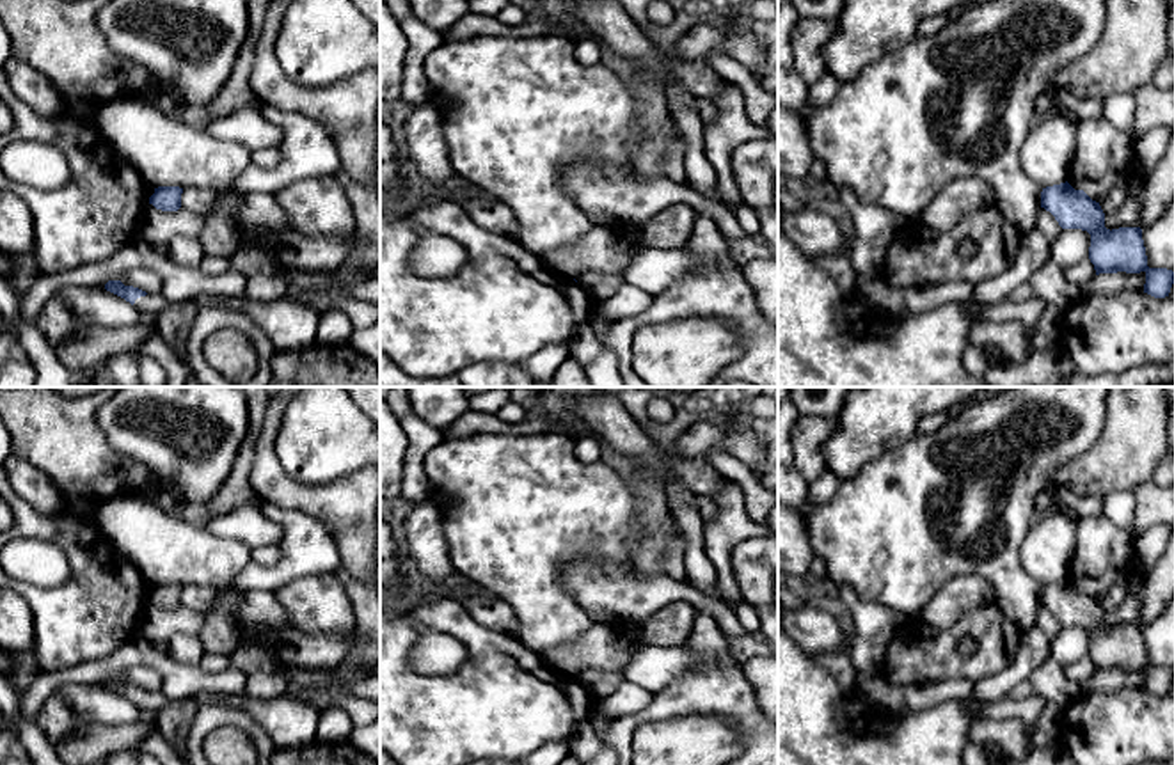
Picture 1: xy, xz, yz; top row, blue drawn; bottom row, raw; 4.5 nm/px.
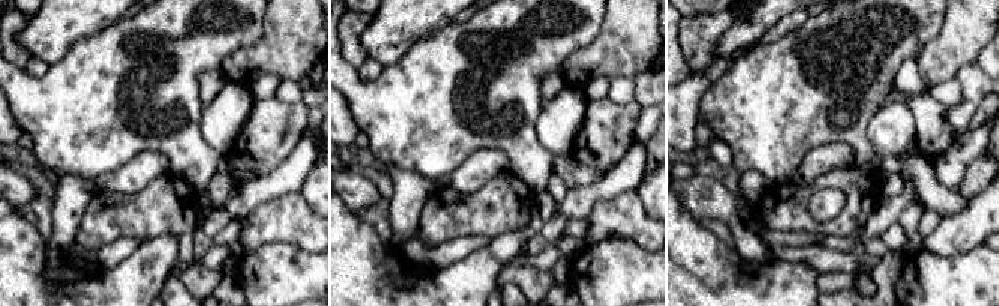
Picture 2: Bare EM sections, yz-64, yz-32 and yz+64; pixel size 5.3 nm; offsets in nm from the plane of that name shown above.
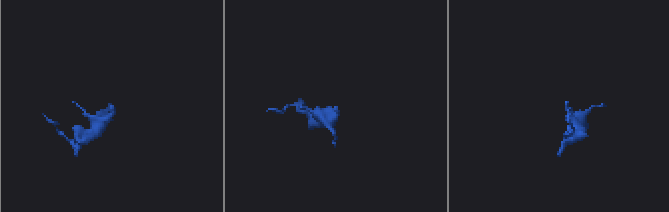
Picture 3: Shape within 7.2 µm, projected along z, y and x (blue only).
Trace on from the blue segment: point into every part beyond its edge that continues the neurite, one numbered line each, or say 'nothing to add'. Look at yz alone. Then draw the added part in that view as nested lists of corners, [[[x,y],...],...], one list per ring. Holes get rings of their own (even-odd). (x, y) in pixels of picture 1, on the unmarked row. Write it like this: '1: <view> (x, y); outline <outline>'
nothing to add

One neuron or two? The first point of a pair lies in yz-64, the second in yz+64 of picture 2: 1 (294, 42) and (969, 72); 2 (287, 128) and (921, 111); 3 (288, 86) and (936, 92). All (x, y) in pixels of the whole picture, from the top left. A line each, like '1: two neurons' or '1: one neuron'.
1: two neurons
2: one neuron
3: one neuron

